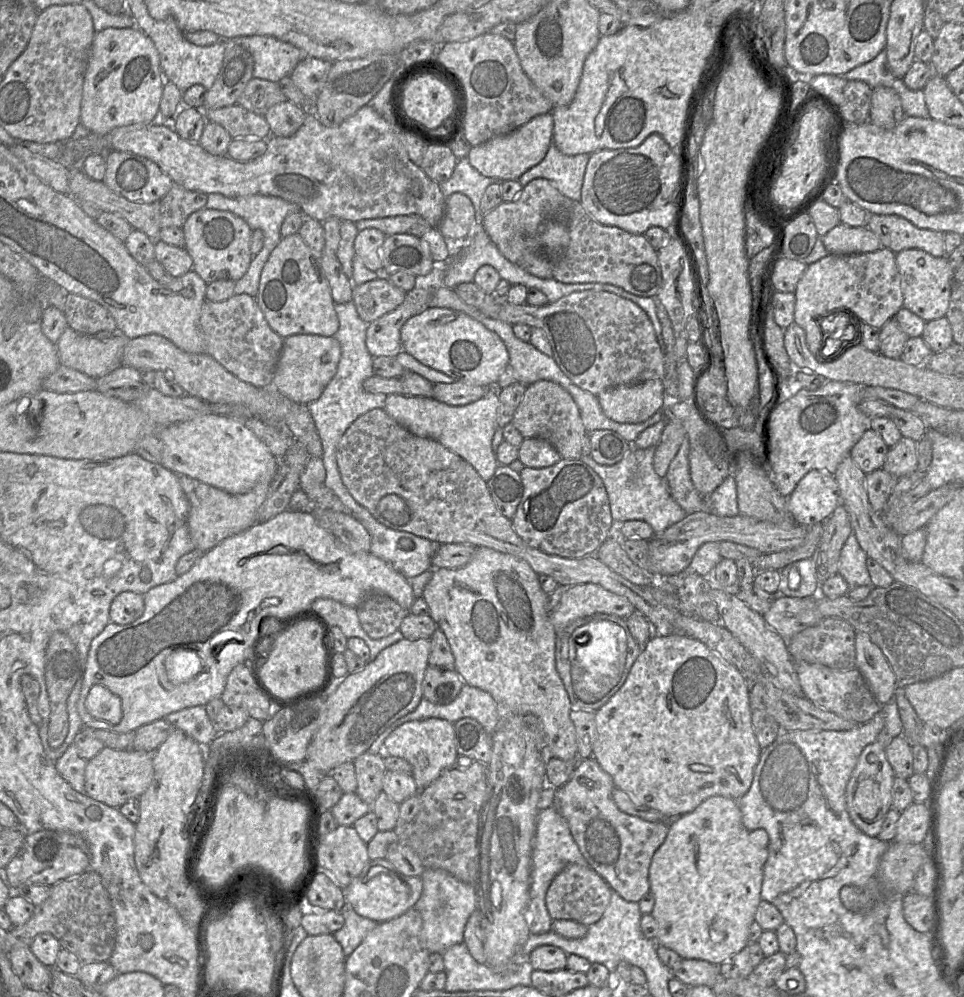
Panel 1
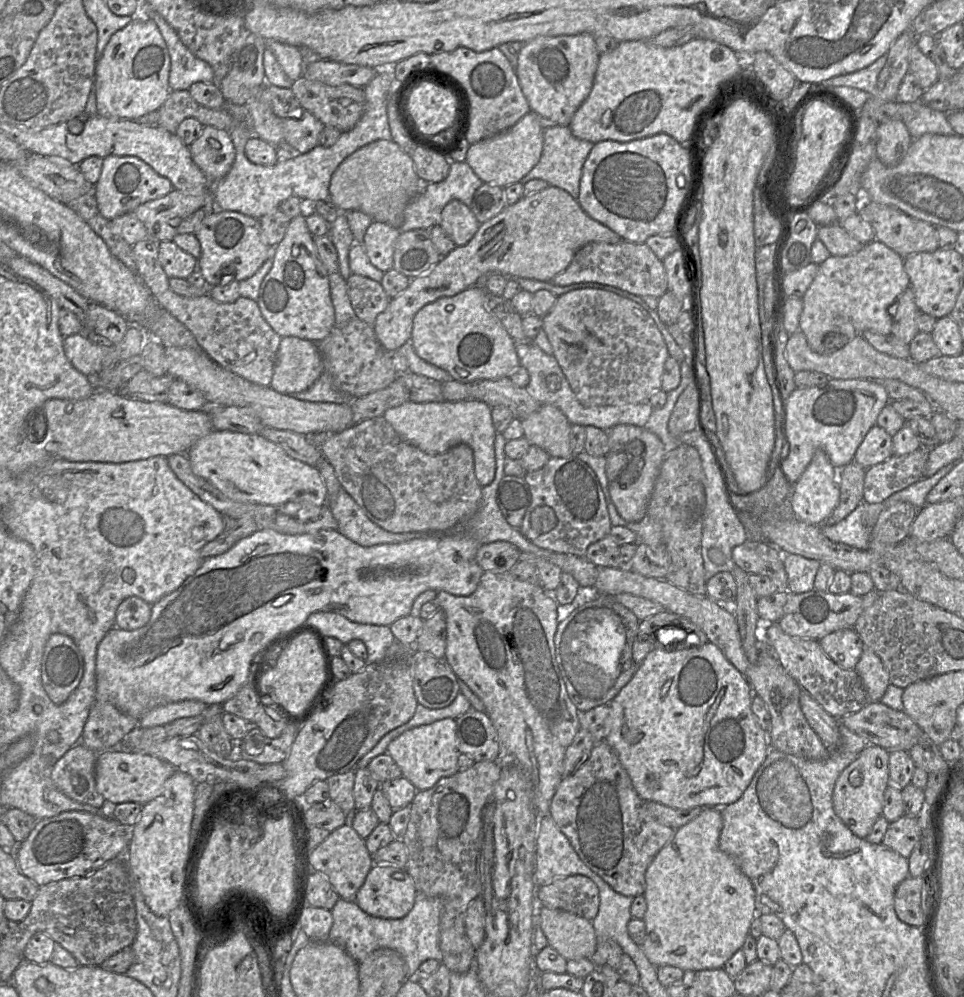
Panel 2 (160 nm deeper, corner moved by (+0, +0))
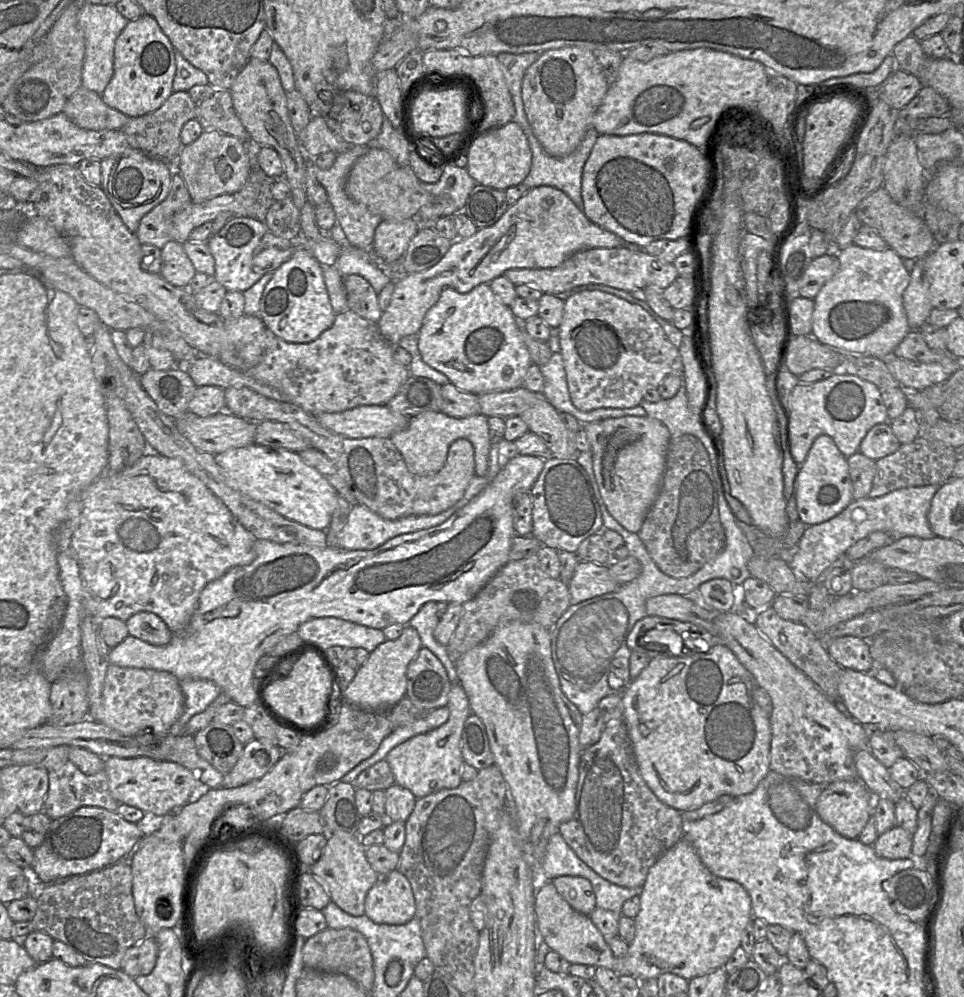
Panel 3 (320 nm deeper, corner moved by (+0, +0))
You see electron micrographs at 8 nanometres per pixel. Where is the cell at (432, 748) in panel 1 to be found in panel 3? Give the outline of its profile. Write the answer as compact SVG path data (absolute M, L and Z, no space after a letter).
M460 684L451 685L448 694L448 720L441 726L416 735L391 749L386 761L393 773L395 783L421 798L442 789L456 788L462 782L461 734L467 717L472 713L467 695Z

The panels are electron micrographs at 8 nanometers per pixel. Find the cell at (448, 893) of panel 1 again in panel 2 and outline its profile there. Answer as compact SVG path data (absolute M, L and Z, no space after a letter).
M417 892L412 910L403 918L386 919L364 912L354 900L341 897L331 909L333 925L328 940L339 944L357 962L362 962L370 953L380 948L399 952L407 964L407 980L418 975L420 965L428 959L442 963L439 947L440 915L442 901Z

